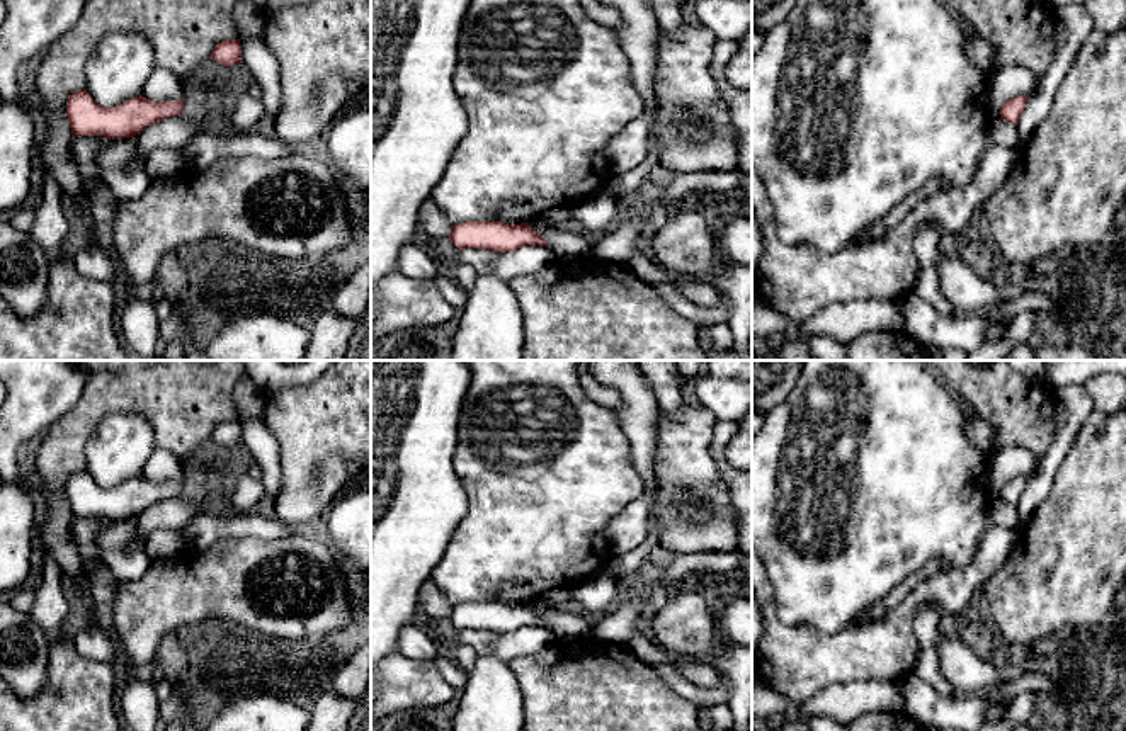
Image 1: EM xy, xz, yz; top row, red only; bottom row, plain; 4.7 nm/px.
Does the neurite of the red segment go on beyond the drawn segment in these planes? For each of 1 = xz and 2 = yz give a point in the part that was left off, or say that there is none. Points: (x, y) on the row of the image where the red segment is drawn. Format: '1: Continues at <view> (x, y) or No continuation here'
1: No continuation here
2: No continuation here

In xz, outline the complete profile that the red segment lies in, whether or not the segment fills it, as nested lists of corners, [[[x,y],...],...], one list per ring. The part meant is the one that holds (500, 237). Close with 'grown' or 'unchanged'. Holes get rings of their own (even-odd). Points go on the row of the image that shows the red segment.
[[[466,221],[452,224],[449,240],[459,250],[483,248],[490,252],[514,252],[527,245],[548,246],[546,240],[529,223]]] | unchanged

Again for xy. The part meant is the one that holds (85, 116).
[[[87,88],[73,92],[66,102],[66,116],[73,136],[104,136],[109,139],[134,138],[148,126],[177,117],[182,100],[153,102],[133,97],[116,107],[100,107]]] | unchanged

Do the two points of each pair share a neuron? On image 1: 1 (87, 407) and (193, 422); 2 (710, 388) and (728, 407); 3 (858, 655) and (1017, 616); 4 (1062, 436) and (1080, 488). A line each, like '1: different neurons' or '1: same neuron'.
1: same neuron
2: same neuron
3: different neurons
4: different neurons

